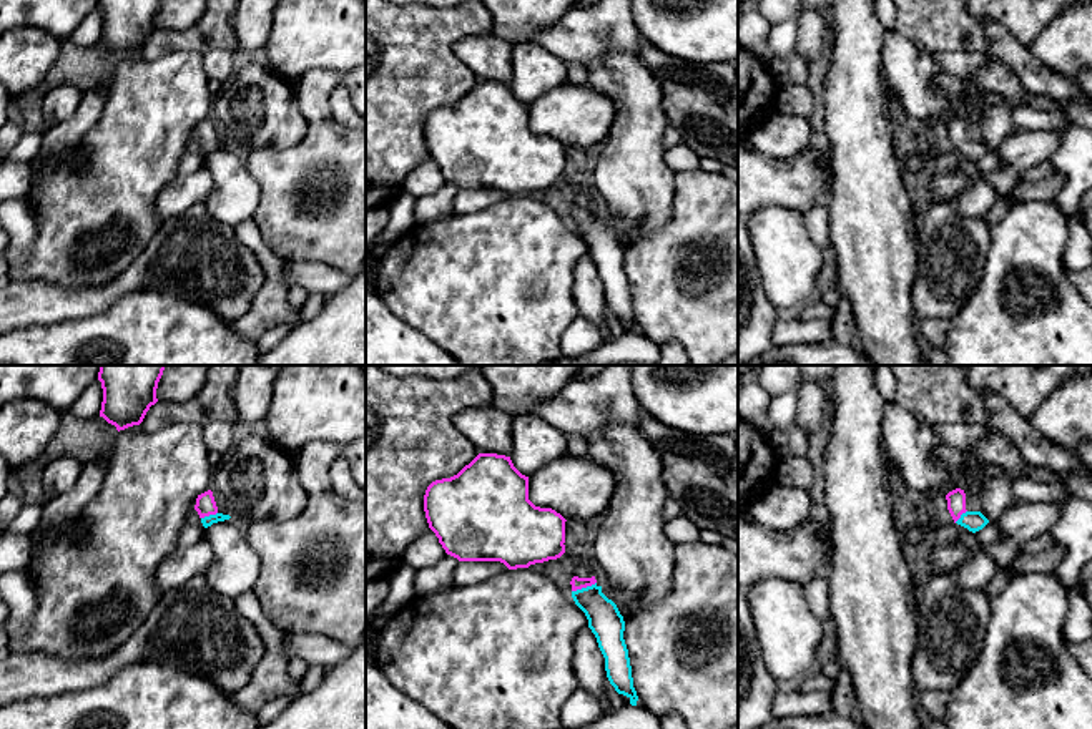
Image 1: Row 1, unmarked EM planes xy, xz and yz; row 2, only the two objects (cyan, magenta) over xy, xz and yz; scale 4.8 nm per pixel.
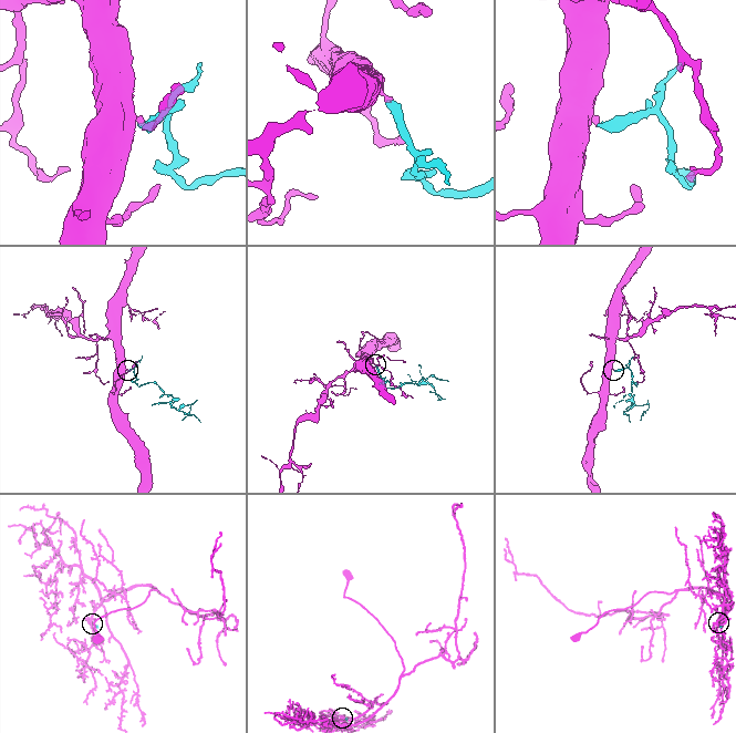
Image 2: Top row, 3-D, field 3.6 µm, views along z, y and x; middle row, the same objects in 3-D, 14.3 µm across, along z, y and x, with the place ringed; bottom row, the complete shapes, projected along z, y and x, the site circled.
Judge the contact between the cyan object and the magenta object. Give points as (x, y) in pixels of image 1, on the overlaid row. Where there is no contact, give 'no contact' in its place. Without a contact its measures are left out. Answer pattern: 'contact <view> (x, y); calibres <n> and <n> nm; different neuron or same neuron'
contact xz (584, 588); calibres 160 and 60 nm; same neuron

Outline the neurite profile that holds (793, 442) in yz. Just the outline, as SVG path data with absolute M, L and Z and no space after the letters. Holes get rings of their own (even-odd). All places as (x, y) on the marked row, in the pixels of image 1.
M796 425L783 430L773 430L773 443L776 450L788 457L806 457L808 453L806 433Z

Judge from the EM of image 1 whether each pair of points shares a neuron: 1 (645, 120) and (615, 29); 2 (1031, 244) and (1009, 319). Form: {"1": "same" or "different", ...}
{"1": "different", "2": "same"}

